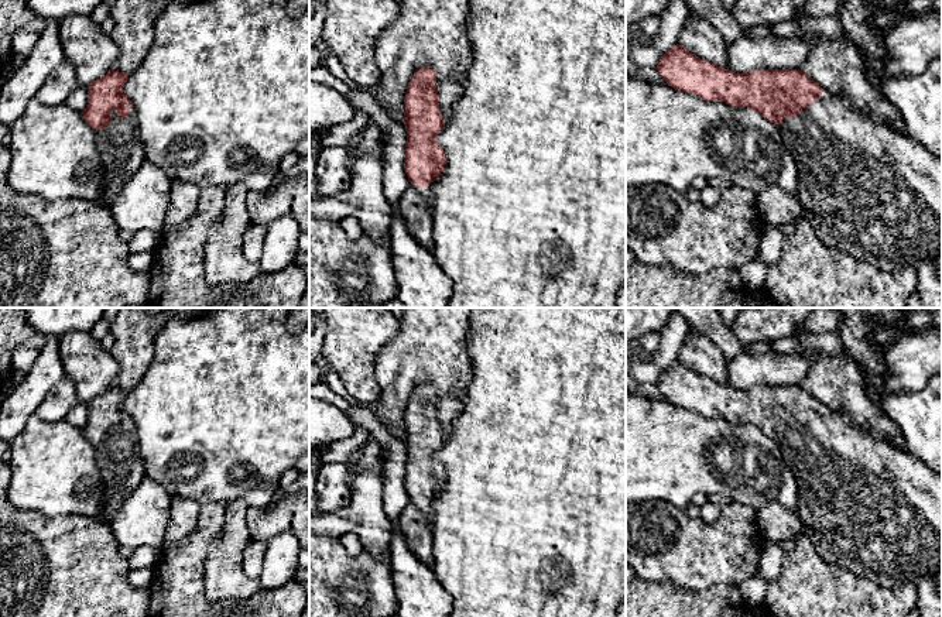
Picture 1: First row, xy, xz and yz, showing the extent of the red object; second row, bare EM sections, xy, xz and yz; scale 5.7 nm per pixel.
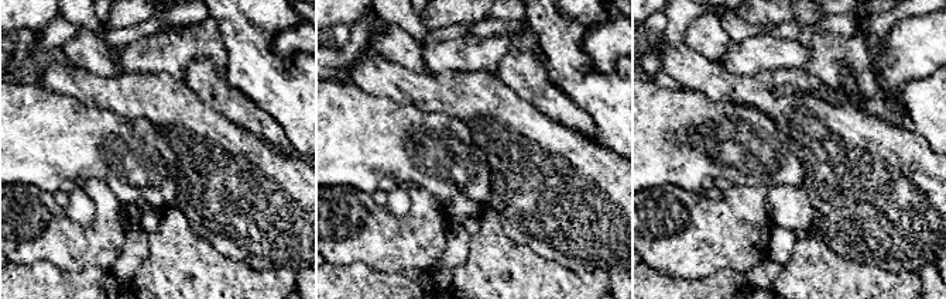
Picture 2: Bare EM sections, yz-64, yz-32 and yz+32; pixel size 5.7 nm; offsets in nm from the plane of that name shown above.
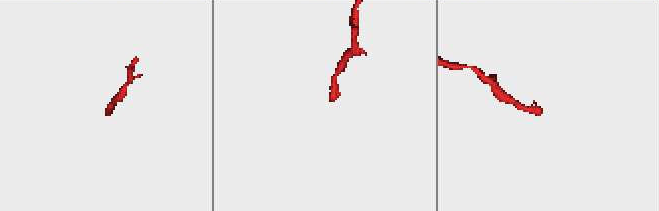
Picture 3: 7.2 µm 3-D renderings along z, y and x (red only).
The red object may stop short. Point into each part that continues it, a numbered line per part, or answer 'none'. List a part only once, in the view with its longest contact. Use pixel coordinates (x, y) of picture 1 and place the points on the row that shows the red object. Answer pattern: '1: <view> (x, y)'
1: xy (120, 147)

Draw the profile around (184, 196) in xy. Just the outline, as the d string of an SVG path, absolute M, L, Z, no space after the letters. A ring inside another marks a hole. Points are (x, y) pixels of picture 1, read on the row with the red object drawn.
M171 181L169 206L160 232L161 239L182 229L198 209L201 188L184 181Z

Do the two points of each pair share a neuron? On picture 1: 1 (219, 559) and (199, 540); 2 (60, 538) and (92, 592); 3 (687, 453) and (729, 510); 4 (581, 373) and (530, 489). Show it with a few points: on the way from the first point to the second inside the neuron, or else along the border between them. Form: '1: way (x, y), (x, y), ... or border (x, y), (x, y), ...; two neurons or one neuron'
1: border (223, 518), (205, 559), (204, 580); two neurons
2: way (60, 551), (60, 559), (79, 579); one neuron
3: border (728, 500), (749, 504), (757, 513); two neurons
4: way (581, 401), (581, 438), (558, 460); one neuron

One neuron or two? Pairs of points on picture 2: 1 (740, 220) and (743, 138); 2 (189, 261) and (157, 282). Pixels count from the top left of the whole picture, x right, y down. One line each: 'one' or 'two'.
1: two
2: one

